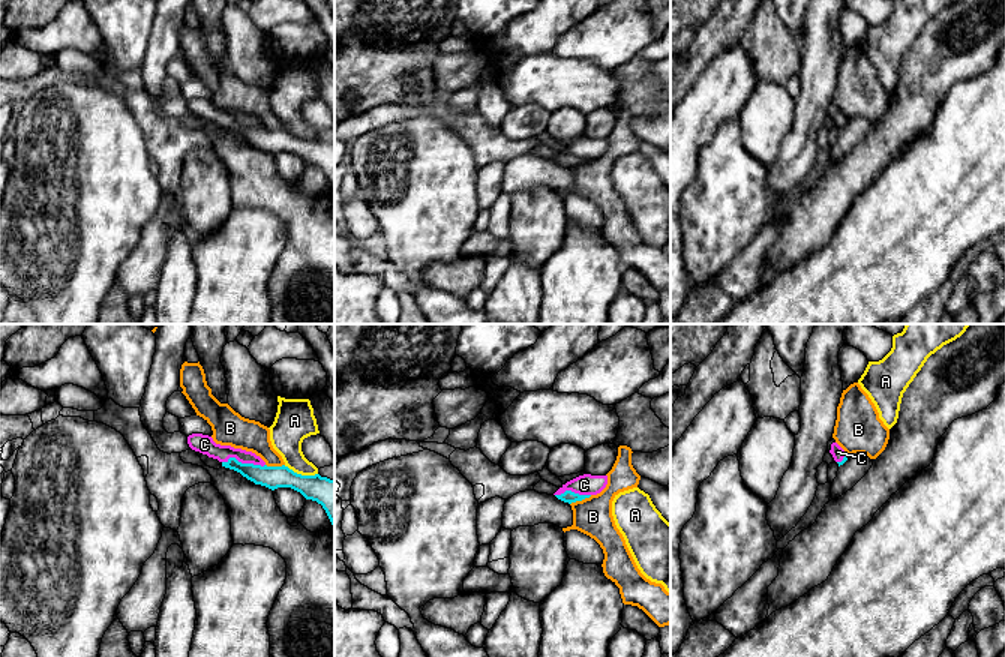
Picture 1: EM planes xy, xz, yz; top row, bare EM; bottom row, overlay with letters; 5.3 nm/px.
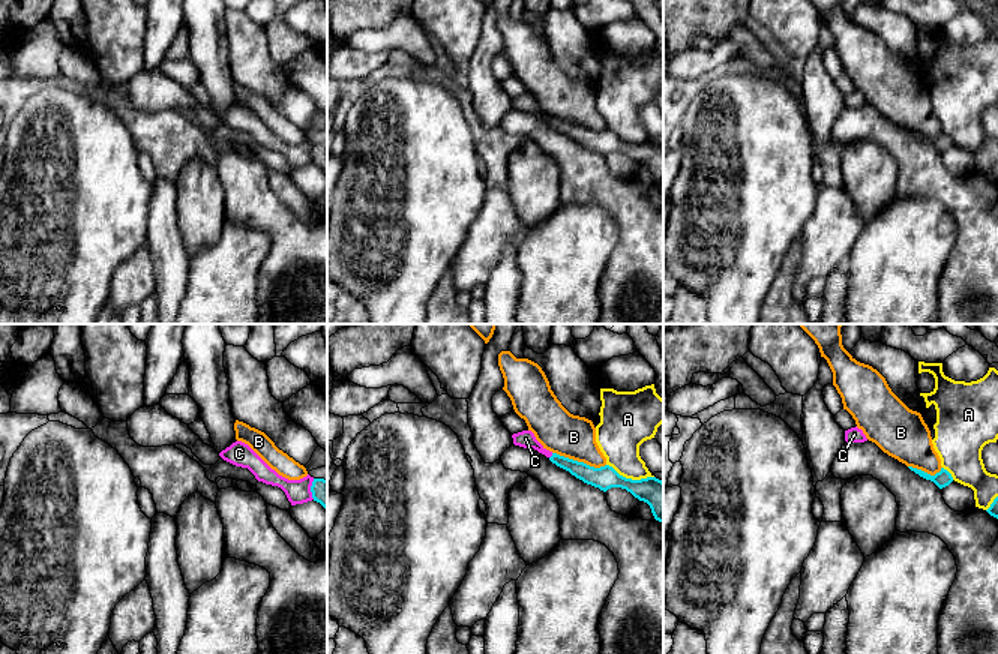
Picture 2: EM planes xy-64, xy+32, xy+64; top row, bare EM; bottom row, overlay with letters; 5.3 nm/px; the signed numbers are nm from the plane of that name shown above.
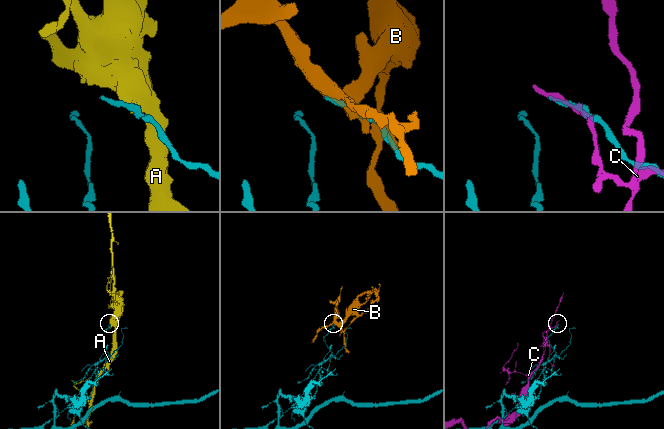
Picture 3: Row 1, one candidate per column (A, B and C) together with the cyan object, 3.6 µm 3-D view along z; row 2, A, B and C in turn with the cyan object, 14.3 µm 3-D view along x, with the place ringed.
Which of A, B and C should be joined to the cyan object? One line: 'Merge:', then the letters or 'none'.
Merge: none

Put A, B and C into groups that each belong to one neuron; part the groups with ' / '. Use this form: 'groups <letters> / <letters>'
groups A / B / C

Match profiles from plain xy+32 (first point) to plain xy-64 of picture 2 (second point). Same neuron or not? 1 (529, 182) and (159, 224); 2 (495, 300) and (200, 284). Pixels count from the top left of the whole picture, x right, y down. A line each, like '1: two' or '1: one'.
1: two
2: two

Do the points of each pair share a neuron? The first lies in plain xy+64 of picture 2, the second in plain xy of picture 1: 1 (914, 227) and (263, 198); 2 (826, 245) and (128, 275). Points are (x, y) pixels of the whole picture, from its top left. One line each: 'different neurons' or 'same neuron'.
1: different neurons
2: same neuron

